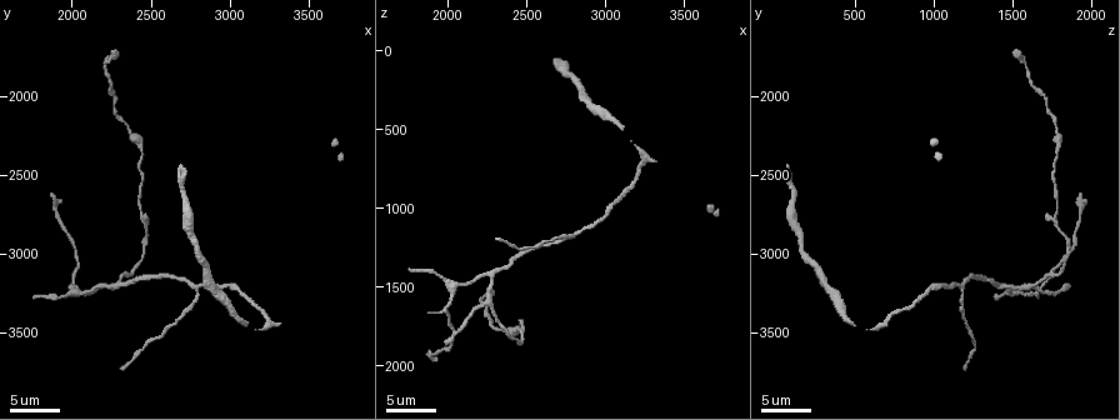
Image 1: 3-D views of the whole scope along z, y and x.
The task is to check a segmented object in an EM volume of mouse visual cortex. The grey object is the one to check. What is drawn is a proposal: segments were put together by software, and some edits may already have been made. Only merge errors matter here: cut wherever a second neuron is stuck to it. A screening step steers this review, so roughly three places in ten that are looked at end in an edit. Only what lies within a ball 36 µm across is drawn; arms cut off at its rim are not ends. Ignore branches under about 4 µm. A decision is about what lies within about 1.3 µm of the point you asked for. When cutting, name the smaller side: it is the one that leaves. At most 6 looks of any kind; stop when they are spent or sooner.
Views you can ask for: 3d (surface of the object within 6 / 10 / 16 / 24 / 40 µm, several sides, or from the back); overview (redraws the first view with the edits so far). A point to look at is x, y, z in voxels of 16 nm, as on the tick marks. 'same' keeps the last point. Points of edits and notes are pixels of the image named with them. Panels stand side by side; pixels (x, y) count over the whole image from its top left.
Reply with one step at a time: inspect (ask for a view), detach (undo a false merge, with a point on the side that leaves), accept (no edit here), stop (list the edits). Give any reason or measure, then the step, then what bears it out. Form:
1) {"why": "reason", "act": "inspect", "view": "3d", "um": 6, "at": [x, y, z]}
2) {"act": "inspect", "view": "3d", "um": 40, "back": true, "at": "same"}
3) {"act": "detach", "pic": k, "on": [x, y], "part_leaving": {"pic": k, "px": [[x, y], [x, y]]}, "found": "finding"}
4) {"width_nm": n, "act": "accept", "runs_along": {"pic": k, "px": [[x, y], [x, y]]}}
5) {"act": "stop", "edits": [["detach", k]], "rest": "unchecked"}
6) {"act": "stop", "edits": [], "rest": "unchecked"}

{"why": "thick turns thin", "act": "inspect", "view": "3d", "um": 10, "at": [2440, 2340, 1800]}

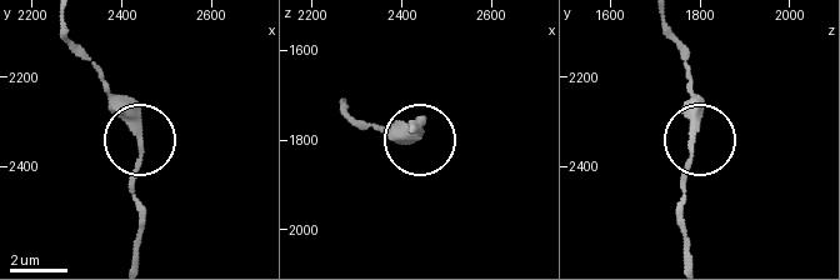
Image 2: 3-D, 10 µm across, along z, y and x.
{"act": "accept", "runs_along": {"pic": 2, "px": [[691, 254], [679, 211], [693, 146], [693, 85]]}, "found": "all the same neuron"}

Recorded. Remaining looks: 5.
{"why": "a fork", "act": "inspect", "view": "3d", "um": 6, "at": [2280, 3200, 1440]}

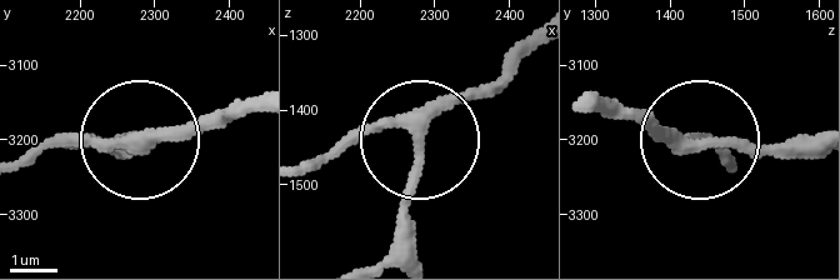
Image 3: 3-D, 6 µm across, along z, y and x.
{"act": "accept", "runs_along": {"pic": 3, "px": [[531, 39], [420, 131], [376, 123], [320, 155]]}, "found": "continuous, no second neuron"}

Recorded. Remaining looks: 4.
{"act": "inspect", "view": "3d", "um": 10, "at": [2800, 3220, 1160]}

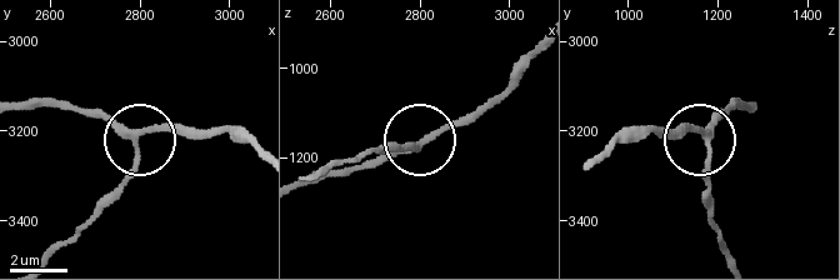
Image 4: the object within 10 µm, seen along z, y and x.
{"width_nm": 230, "act": "accept", "runs_along": {"pic": 4, "px": [[48, 104], [103, 115], [136, 140], [136, 168], [113, 201]]}, "found": "one neuron here"}

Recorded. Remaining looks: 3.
{"act": "stop", "edits": [], "rest": "unchecked"}

